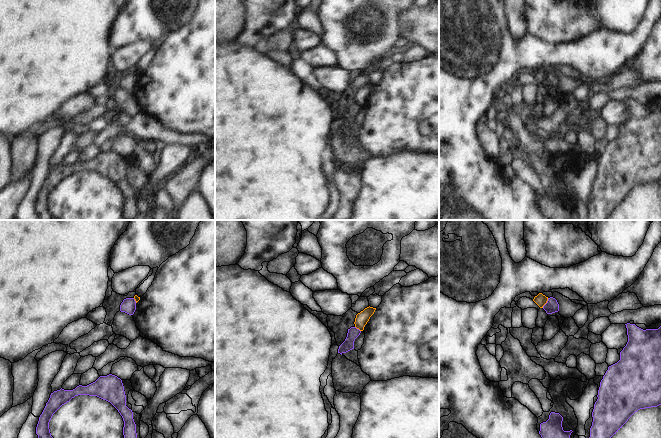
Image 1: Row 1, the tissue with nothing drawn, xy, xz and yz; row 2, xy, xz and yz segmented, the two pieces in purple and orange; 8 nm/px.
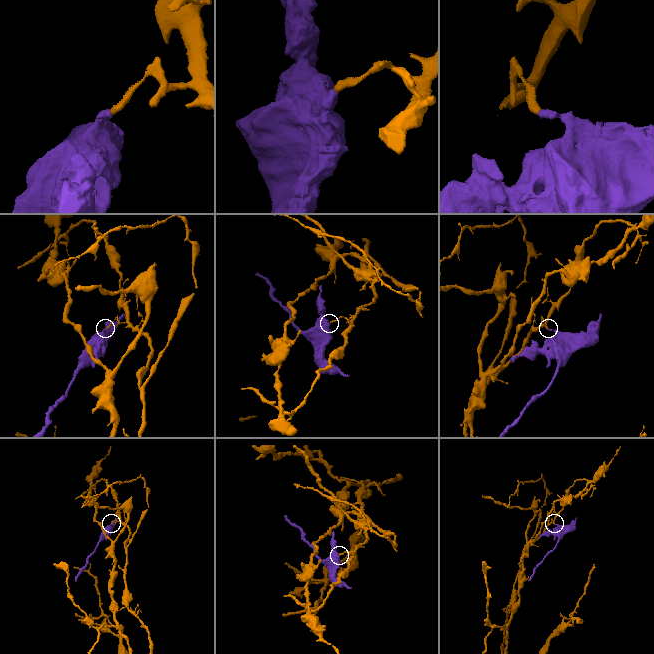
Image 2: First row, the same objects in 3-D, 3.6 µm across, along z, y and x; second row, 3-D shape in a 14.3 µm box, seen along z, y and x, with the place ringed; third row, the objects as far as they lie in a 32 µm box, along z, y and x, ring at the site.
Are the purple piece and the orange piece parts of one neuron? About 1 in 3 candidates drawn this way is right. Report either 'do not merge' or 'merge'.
do not merge

